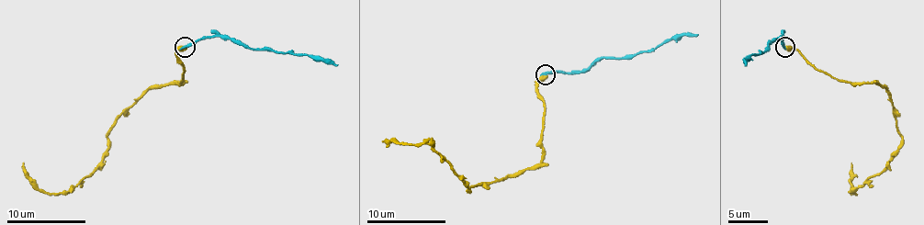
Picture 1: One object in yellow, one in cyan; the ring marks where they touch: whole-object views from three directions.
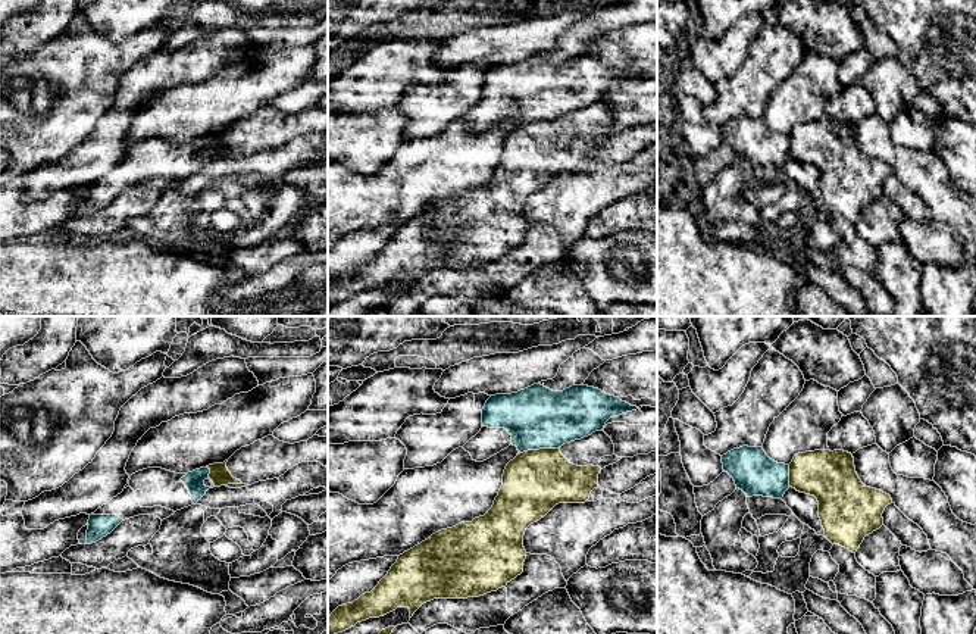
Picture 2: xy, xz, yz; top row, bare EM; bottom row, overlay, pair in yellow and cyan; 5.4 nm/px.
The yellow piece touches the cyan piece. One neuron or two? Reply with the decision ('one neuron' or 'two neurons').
two neurons

